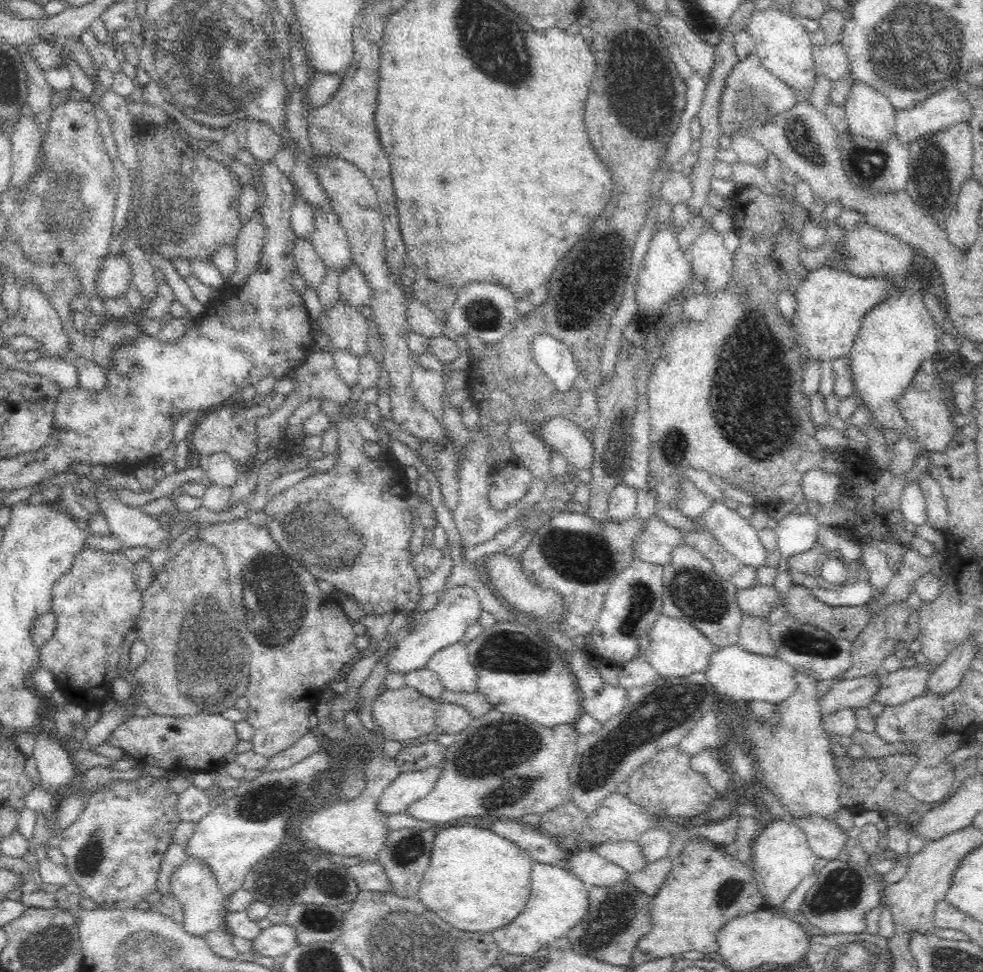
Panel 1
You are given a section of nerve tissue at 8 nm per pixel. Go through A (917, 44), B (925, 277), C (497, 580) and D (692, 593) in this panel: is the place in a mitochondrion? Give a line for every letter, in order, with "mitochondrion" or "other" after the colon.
A: mitochondrion
B: other
C: other
D: mitochondrion

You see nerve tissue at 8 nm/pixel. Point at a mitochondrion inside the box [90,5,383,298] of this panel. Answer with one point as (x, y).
(170, 212)

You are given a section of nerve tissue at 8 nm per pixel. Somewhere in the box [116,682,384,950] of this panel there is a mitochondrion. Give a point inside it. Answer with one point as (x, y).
(297, 879)

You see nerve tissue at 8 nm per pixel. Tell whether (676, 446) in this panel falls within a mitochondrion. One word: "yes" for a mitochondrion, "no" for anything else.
yes

